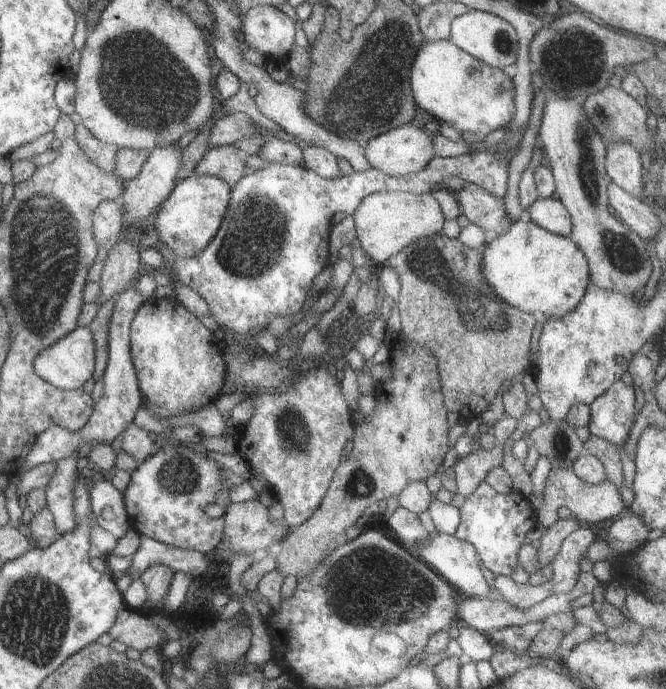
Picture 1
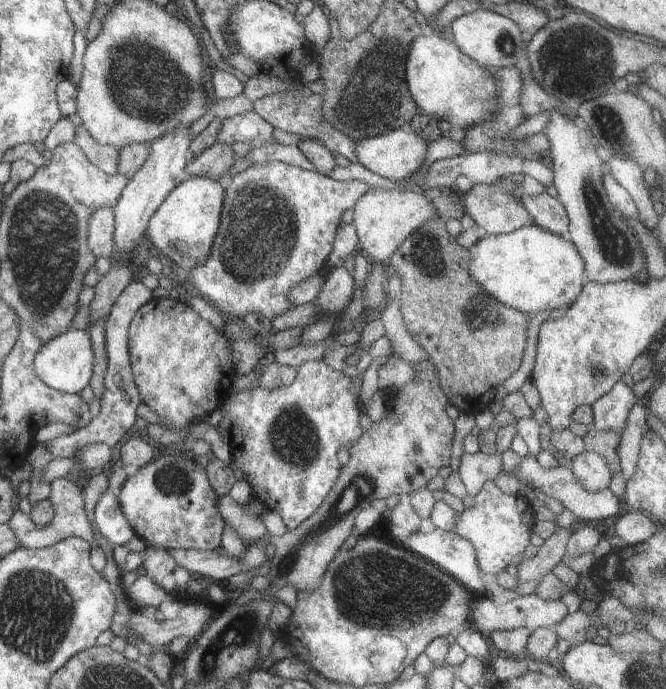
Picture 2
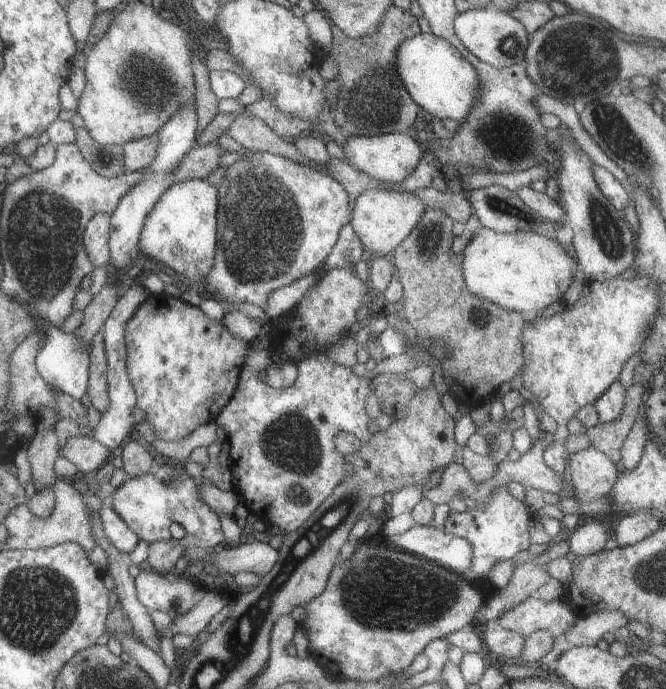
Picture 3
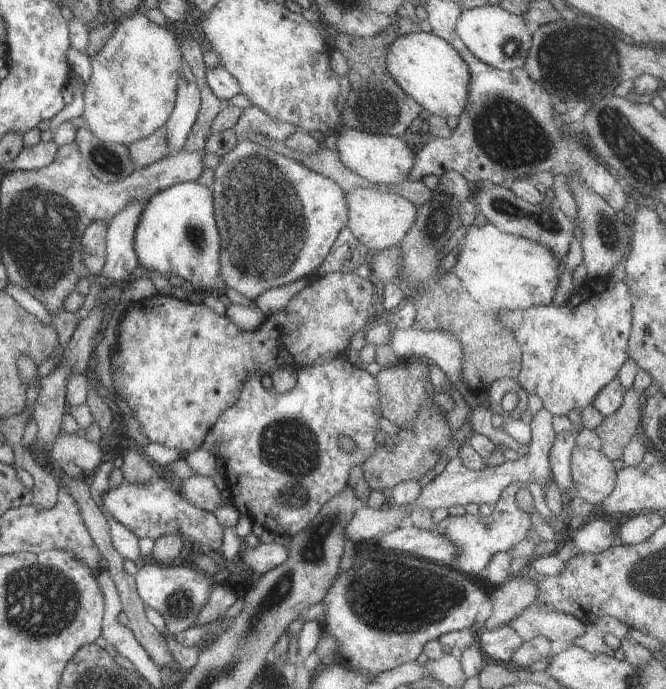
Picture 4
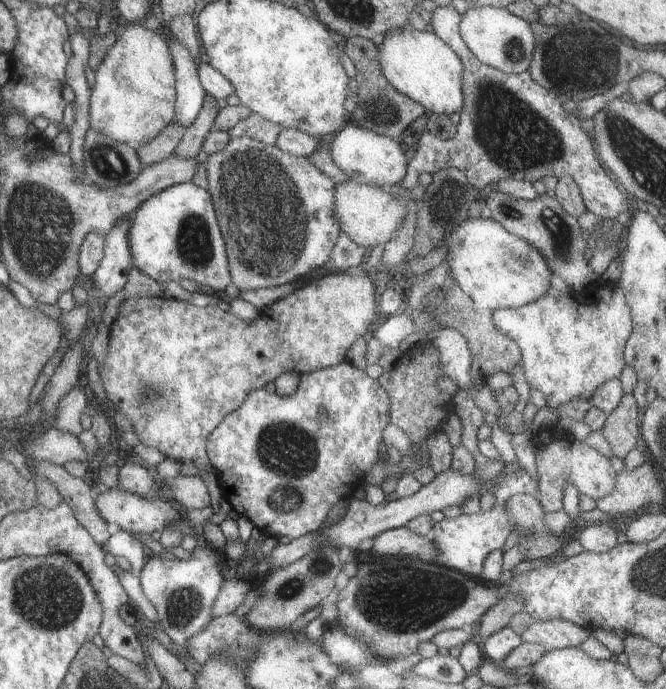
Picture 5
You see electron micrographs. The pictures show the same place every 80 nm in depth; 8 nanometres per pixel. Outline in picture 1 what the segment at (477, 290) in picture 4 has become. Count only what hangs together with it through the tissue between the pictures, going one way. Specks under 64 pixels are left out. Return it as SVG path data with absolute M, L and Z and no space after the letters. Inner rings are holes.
M538 197L527 211L531 218L529 222L516 221L504 234L481 248L481 273L492 290L510 306L539 317L550 314L552 318L560 318L580 304L590 284L588 261L568 237L572 230L571 216L560 199Z

